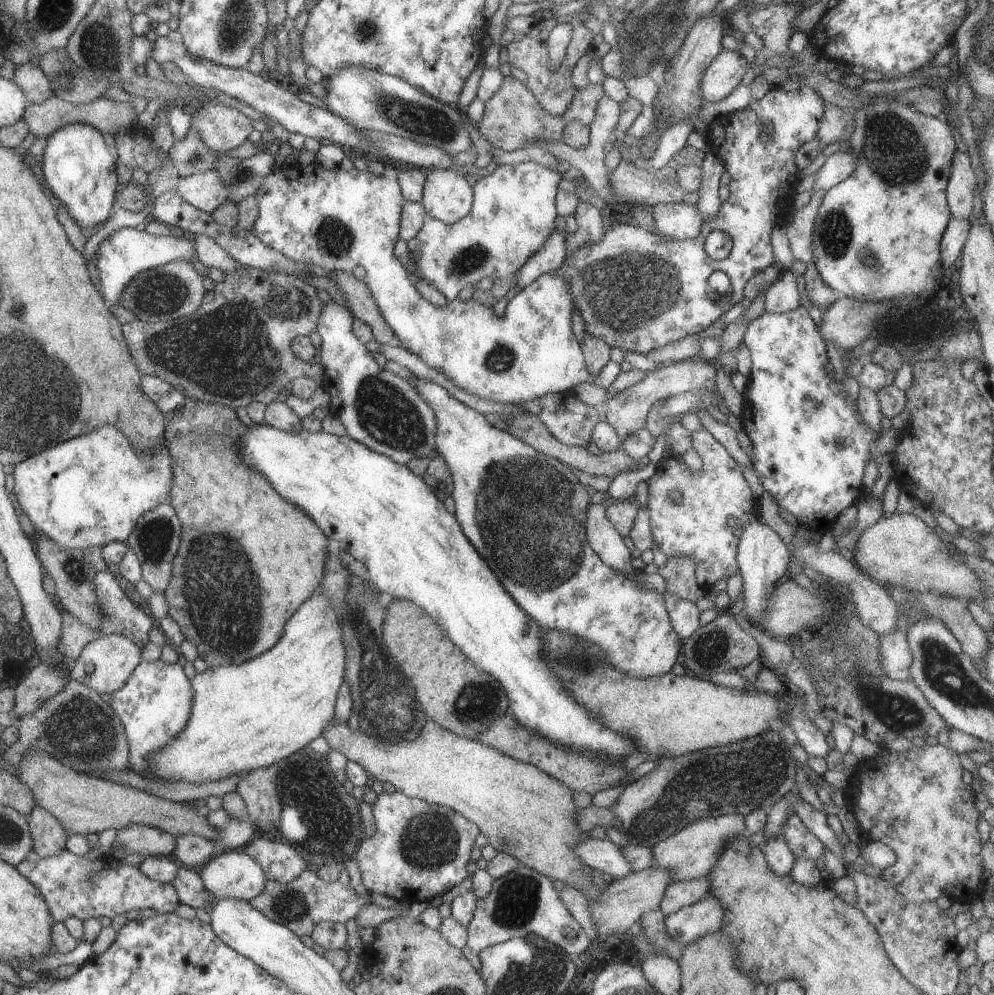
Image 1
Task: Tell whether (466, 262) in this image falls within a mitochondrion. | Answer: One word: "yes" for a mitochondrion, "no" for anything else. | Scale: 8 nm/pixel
yes

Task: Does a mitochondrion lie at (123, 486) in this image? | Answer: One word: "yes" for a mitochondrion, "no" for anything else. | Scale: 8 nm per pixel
no

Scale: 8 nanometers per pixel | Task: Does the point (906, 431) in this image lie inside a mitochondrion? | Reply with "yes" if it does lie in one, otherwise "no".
no

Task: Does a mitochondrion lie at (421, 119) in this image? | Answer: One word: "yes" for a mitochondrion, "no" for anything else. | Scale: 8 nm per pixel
yes

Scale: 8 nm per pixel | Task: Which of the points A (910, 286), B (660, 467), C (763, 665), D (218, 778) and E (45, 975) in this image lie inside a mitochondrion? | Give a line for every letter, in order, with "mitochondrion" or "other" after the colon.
A: other
B: other
C: other
D: other
E: other

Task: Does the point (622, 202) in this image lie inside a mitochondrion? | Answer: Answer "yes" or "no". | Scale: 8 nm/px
no

